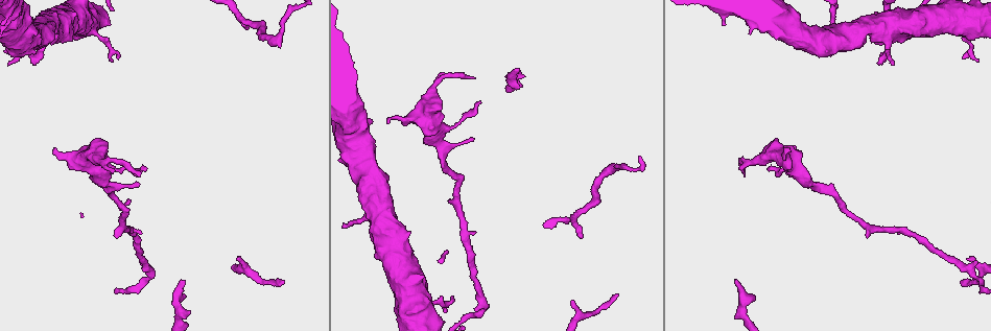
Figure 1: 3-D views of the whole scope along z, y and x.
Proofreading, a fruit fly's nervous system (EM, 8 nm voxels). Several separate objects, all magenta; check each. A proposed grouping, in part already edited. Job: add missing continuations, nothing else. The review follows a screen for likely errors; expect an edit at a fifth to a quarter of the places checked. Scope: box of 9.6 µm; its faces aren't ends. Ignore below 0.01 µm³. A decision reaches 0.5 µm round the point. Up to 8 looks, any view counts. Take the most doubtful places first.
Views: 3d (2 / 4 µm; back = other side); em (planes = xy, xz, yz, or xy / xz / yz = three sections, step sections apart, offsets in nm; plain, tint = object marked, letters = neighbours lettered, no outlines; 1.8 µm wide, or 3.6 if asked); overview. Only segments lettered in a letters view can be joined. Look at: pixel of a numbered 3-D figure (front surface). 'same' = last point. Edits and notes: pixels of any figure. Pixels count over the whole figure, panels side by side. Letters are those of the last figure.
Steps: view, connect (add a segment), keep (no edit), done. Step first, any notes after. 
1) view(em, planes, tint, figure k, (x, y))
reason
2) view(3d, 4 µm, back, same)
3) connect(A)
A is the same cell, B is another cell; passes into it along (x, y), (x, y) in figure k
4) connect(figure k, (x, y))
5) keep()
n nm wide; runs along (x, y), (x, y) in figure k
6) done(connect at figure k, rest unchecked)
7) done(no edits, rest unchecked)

view(em, planes, letters, figure 1, (962, 281))
thin end

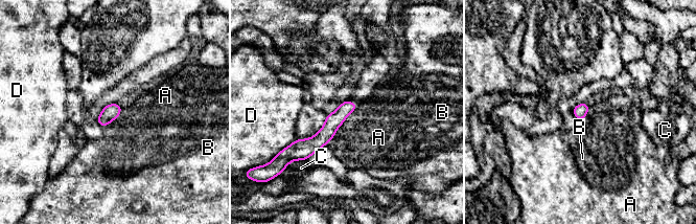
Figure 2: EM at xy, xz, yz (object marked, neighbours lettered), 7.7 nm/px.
keep()
110 nm wide; A, B, C and D are other cells; runs along (353, 106), (312, 144), (299, 149) in figure 2; no lettered segment goes on from it

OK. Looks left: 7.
view(em, planes, tint, figure 1, (484, 313))
abrupt turn

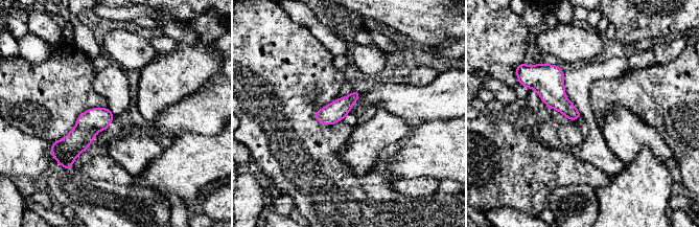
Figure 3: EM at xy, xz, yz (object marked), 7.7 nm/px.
view(em, planes, letters, same)

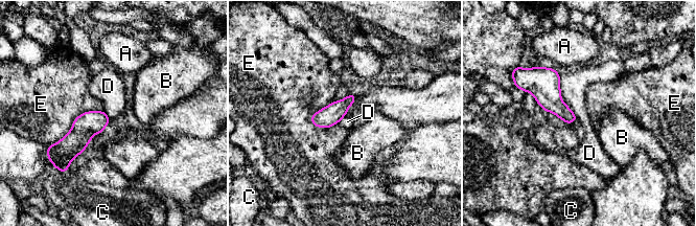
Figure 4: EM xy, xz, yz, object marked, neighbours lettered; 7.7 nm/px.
keep()
110 nm wide; A, B, C, D and E are other cells; border along (559, 75), (560, 98), (578, 118) in figure 4; none of them fits

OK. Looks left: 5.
view(3d, 4 µm, figure 1, (55, 152))
an open end

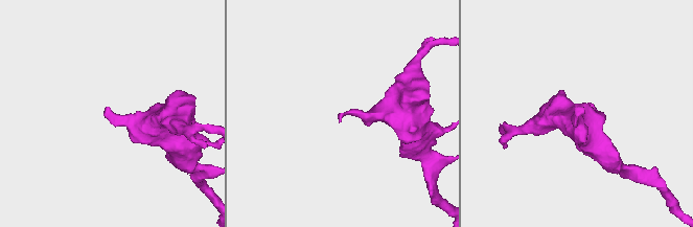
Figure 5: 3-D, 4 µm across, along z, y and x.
view(em, xz, step 8, letters, figure 5, (584, 112))
need the tissue

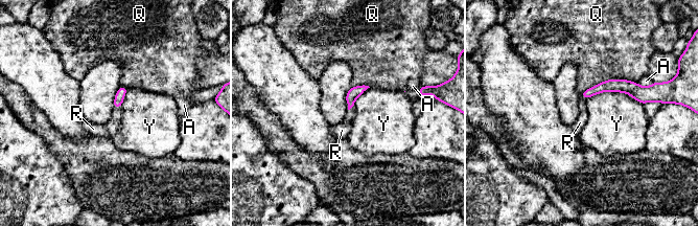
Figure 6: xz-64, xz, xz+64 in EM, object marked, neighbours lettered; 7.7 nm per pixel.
view(em, planes, letters, same)
another direction

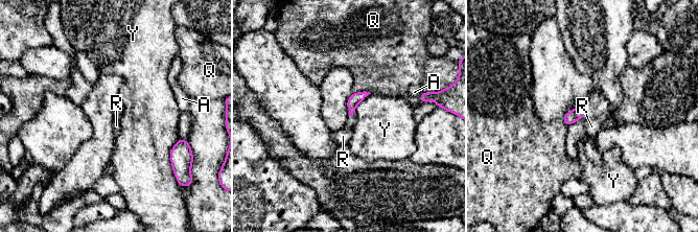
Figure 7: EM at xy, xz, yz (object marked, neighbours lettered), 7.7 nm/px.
keep()
A, Q, R and Y are other cells; no lettered segment goes on from it

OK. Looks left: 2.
done(no edits, rest unchecked)

